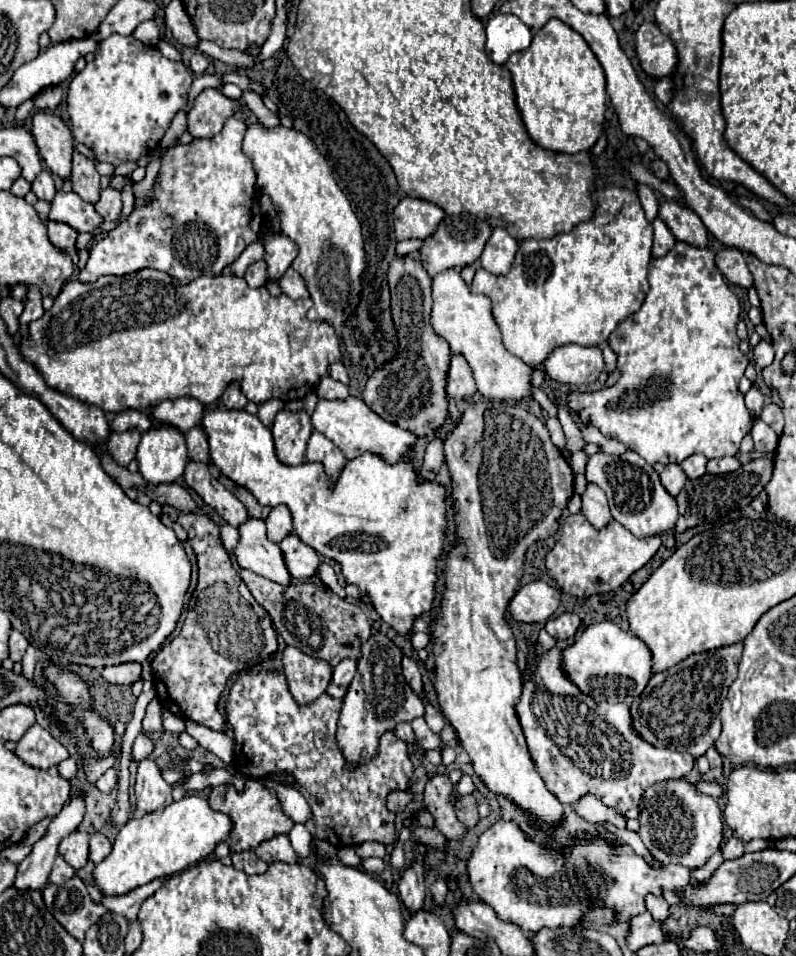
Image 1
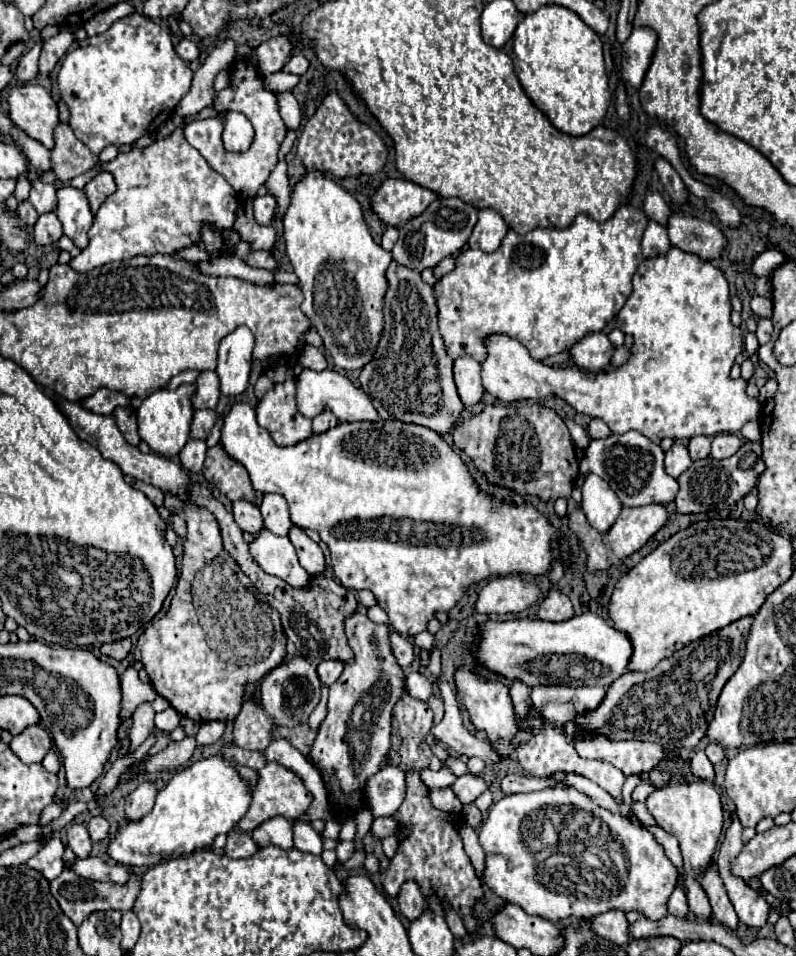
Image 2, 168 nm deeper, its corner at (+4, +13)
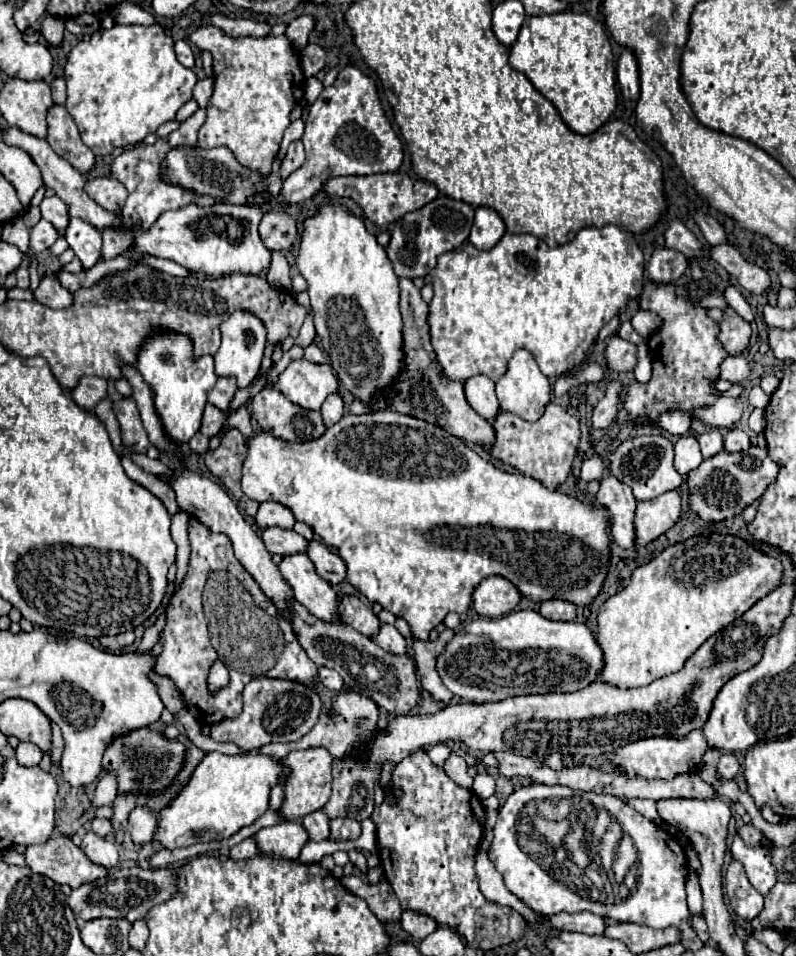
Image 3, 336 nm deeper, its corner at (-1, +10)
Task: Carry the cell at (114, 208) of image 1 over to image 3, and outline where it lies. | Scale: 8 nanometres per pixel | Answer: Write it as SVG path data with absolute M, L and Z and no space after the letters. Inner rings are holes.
M111 176L87 180L85 192L89 194L91 200L95 200L105 210L119 210L127 198L127 188Z

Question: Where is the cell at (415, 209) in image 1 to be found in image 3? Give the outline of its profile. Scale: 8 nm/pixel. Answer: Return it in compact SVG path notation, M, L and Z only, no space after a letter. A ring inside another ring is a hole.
M385 172L385 174L371 174L371 176L337 176L327 178L325 186L321 186L323 194L329 198L351 198L357 202L371 222L377 226L387 226L389 222L399 220L403 214L419 210L421 206L429 204L437 198L437 188L425 180L415 180L403 172Z

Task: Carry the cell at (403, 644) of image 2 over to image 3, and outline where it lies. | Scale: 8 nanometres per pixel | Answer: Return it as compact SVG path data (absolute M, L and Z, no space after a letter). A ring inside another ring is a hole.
M381 624L381 630L371 640L391 654L407 654L405 638L399 634L399 630L393 624Z

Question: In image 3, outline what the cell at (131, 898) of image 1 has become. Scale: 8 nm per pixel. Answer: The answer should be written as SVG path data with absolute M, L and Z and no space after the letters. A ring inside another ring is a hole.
M61 834L51 836L45 844L27 846L23 856L33 872L71 888L79 888L81 884L99 880L107 874L107 870L93 864L85 856L85 852L73 844L69 836Z

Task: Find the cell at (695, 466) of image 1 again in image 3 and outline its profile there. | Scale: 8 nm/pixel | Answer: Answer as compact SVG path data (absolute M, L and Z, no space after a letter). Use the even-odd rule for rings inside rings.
M717 428L707 430L705 434L699 436L699 444L701 444L703 458L711 458L711 456L719 454L723 450L723 434L721 434L721 430L717 430Z

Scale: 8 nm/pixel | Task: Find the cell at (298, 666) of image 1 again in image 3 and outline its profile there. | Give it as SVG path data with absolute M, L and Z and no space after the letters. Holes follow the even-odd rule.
M253 678L243 690L243 712L237 718L227 718L211 726L211 738L217 742L233 742L241 750L257 750L271 742L295 742L305 736L317 722L321 714L321 700L313 688L291 680L273 680L273 678Z

